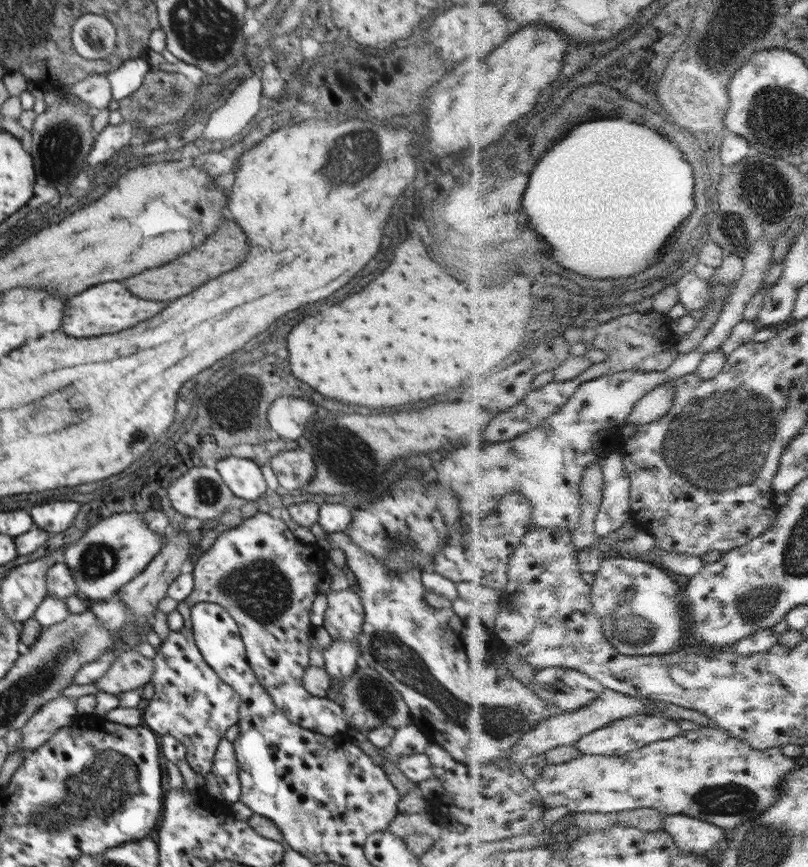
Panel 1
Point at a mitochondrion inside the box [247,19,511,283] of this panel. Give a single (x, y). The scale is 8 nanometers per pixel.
(365, 166)

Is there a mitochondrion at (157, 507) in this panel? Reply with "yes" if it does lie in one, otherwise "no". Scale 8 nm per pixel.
no

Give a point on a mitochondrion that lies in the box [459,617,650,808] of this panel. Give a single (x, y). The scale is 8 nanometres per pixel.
(502, 721)

